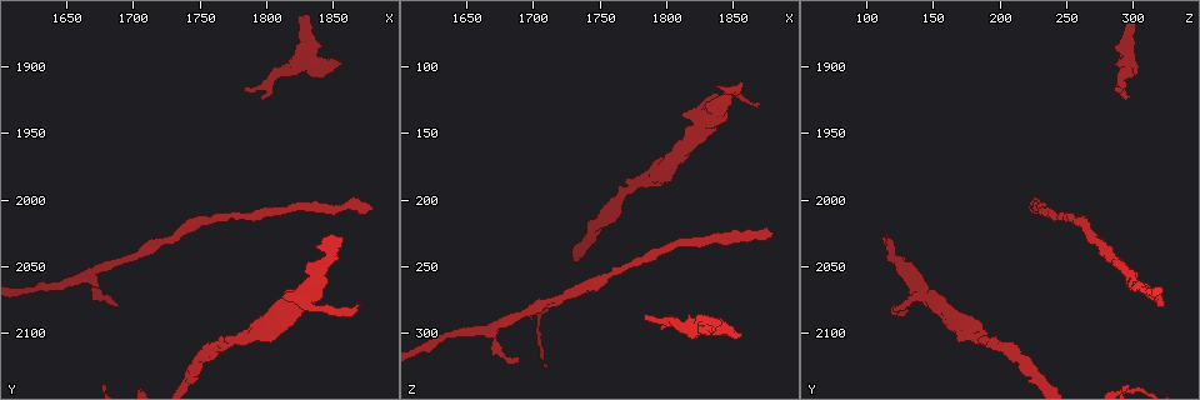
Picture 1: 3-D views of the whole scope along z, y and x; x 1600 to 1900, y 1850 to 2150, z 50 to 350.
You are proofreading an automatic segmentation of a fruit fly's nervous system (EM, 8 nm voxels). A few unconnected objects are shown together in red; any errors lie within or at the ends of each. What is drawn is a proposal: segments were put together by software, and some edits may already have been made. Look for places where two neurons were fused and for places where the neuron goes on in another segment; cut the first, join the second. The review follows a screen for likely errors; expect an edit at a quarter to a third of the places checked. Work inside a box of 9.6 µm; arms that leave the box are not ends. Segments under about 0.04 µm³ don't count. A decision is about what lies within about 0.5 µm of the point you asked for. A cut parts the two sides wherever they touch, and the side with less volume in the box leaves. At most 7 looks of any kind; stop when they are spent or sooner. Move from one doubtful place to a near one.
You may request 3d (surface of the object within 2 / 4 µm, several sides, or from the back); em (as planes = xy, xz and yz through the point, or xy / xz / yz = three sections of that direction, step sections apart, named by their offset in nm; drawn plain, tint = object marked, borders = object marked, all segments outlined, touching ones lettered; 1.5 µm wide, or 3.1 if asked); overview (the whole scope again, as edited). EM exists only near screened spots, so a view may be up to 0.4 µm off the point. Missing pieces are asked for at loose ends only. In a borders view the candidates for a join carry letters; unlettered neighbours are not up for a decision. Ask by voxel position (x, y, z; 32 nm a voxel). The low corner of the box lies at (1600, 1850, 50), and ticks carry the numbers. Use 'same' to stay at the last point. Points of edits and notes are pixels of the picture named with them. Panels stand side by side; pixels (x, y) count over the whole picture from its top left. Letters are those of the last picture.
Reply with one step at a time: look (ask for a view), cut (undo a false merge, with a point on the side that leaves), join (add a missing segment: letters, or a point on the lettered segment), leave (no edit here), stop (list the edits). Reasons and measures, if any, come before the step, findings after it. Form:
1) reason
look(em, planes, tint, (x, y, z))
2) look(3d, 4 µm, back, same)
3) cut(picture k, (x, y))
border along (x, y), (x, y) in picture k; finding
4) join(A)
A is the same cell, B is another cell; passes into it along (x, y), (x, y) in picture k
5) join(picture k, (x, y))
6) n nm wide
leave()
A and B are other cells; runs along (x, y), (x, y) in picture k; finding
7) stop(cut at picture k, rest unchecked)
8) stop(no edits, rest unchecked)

free end
look(em, planes, borders, (1854, 1896, 302))

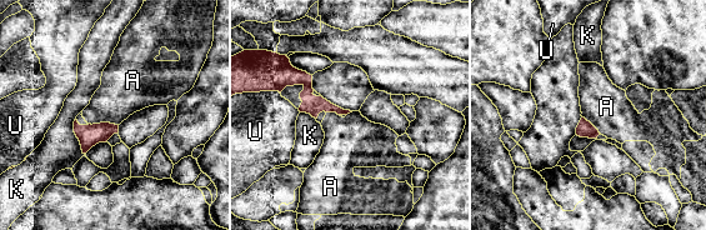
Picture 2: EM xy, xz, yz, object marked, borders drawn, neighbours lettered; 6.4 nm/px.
join(A)
A is the same cell, K and U are other cells; passes into it along (89, 135), (104, 123), (124, 90) in picture 2; it goes on there

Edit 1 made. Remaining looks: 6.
redraw
look(overview)

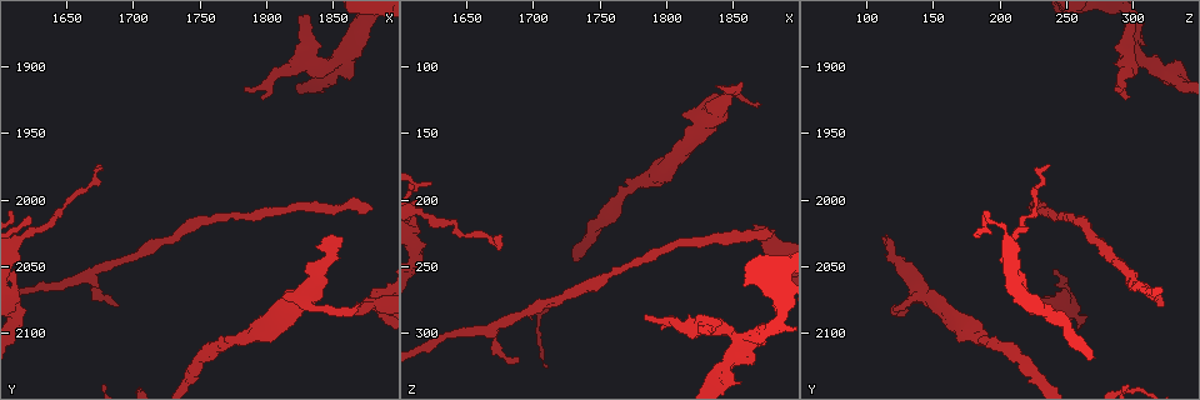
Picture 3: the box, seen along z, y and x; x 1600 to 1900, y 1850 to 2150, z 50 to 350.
an open end
look(em, planes, plain, (1876, 2004, 220))

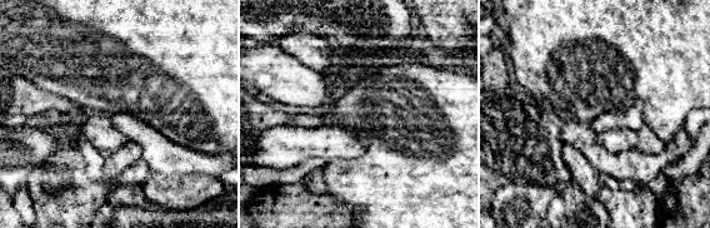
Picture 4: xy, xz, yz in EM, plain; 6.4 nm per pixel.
with the object marked
look(em, planes, tint, same)

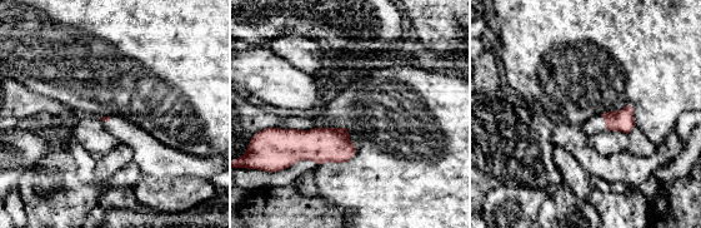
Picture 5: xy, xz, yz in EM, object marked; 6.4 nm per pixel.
look(em, planes, borders, same)

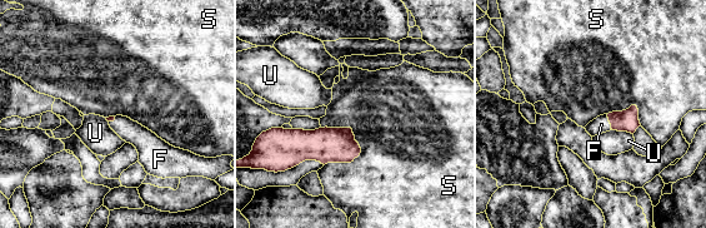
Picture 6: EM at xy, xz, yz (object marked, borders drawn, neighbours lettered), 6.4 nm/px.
join(F)
F is the same cell, S and U are other cells; passes into it along (627, 120), (610, 122), (601, 124) in picture 6; it goes on there

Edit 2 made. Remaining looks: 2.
stop(join at picture 2, join at picture 6, rest unchecked)

